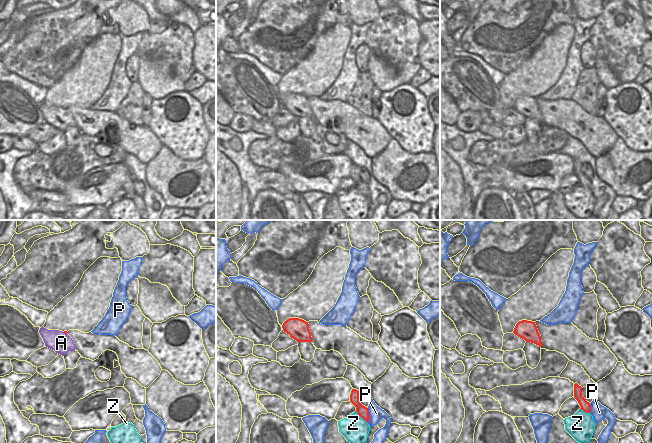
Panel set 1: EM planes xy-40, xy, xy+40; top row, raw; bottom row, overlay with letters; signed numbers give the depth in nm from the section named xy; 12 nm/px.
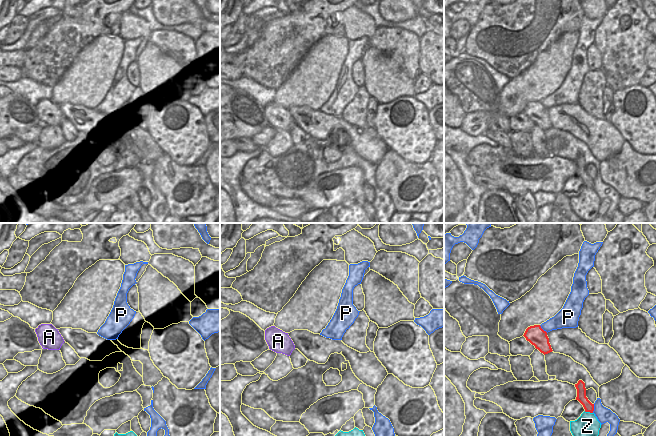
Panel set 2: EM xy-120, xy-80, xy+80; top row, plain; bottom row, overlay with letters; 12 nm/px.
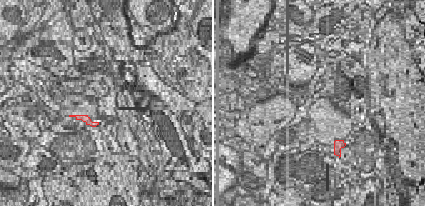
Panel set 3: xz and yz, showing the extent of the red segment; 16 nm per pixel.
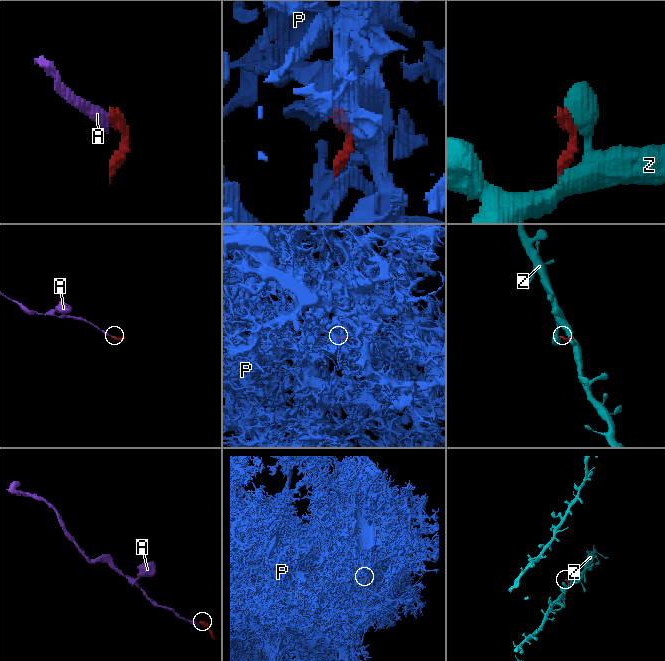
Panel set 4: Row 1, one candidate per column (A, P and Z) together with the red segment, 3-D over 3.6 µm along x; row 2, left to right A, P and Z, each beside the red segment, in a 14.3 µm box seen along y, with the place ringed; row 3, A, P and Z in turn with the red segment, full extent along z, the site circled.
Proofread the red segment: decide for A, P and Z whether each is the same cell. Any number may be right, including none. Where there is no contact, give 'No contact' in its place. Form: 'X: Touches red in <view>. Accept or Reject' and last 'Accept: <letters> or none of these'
A: Touches red in xy-40. Accept
P: Touches red in xy. Reject
Z: Touches red in xy. Reject
Accept: A.

